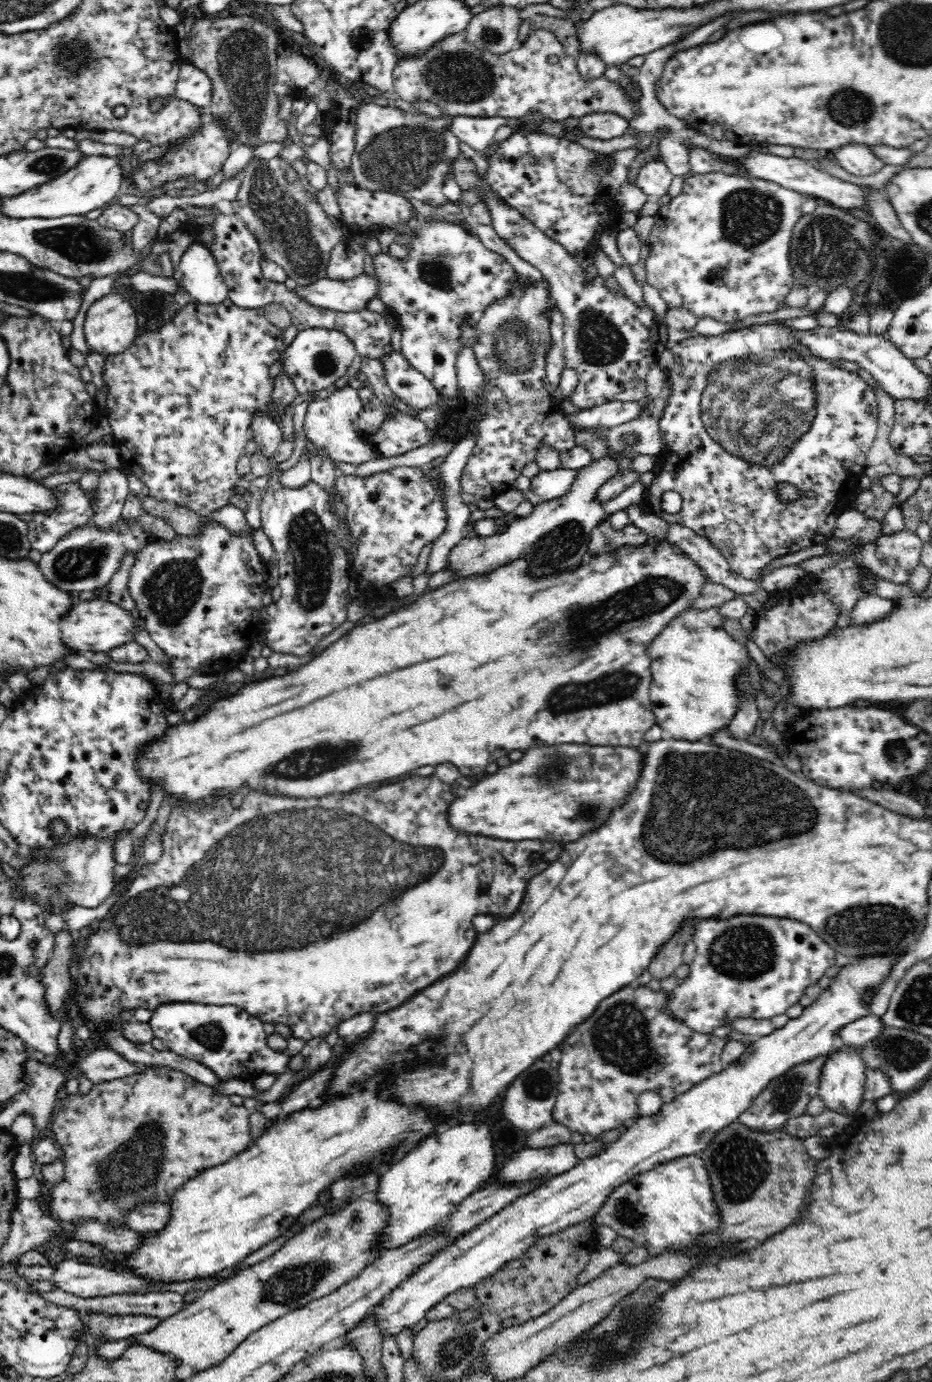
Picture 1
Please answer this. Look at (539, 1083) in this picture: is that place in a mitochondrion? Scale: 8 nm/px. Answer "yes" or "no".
yes

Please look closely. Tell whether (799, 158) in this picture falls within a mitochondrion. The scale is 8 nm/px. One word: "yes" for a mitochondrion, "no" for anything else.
no

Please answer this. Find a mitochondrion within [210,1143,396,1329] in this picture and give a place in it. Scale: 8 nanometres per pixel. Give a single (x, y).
(288, 1285)

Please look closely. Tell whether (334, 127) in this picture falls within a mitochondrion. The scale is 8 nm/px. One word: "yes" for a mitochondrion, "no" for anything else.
no

